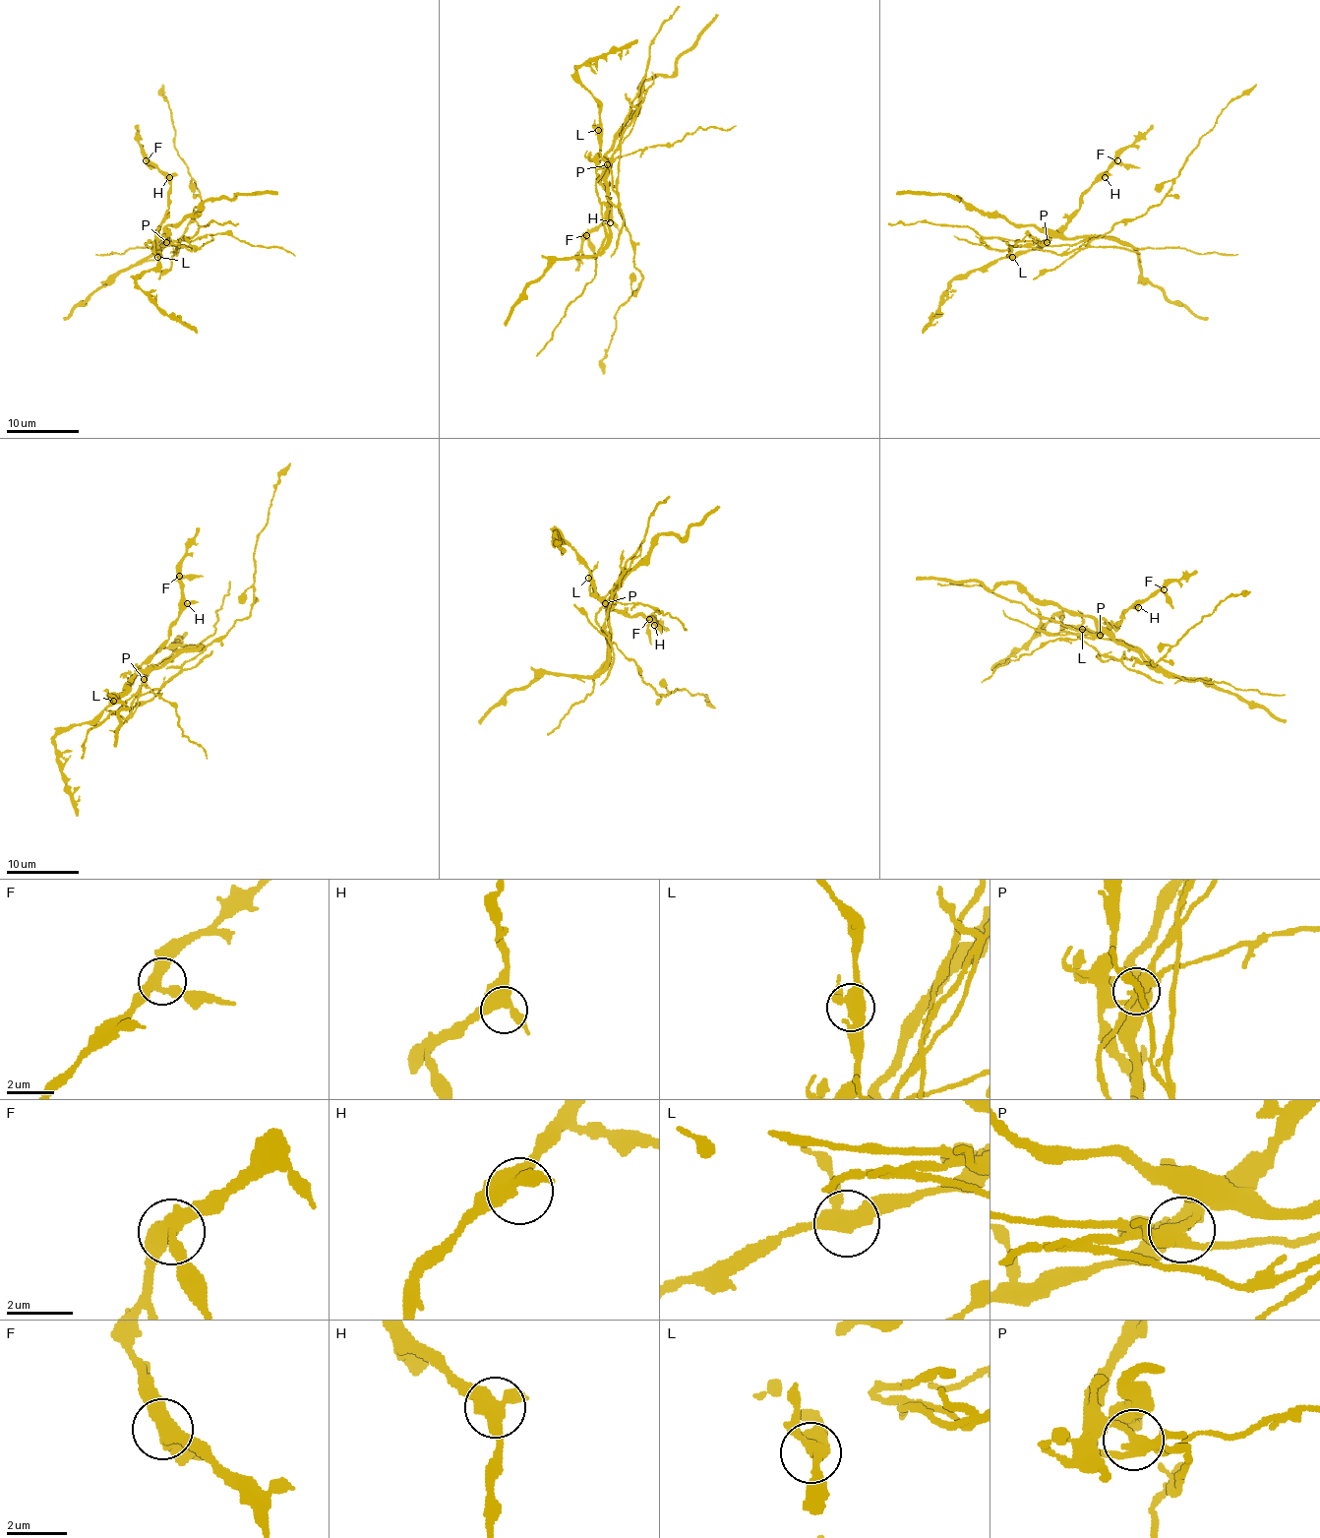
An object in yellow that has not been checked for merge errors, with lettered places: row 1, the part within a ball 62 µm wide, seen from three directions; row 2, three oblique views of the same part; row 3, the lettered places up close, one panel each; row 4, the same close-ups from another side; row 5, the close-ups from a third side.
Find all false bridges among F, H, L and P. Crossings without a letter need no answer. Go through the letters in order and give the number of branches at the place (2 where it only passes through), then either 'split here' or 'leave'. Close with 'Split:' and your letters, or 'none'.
F: 3 | leave
H: 4 | leave
L: 4 | leave
P: 3 | split here
Split: P

